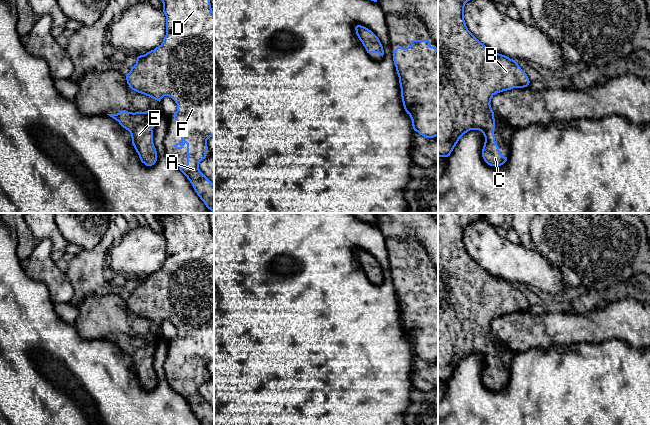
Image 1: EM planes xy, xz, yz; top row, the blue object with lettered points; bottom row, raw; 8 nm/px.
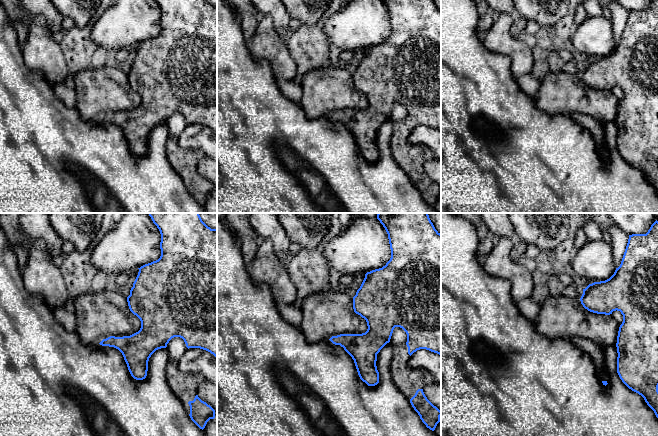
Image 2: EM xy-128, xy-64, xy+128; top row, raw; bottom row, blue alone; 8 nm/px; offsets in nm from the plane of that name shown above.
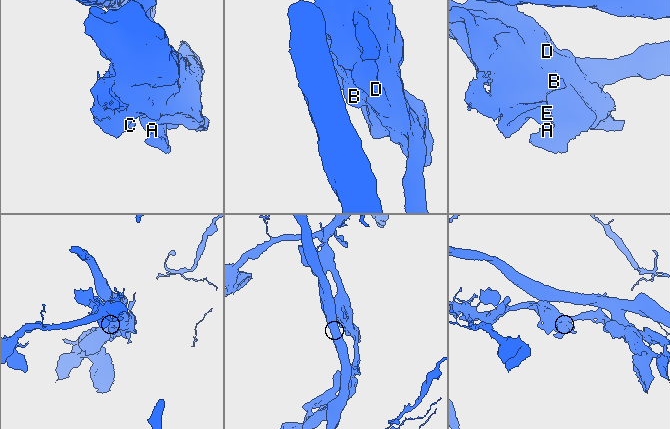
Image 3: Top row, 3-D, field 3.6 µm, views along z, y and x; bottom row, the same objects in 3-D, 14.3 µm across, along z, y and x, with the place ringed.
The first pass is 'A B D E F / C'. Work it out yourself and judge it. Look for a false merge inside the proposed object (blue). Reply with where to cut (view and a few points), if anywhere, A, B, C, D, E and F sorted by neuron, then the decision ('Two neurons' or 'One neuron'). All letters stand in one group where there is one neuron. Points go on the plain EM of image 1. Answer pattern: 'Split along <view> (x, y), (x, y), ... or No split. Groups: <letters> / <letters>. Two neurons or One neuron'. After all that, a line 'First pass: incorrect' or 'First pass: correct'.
No split. Groups: A B C D E F. One neuron
First pass: incorrect

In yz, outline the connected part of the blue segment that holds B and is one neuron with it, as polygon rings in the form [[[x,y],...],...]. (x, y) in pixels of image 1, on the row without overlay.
[[[438,213],[438,380],[448,381],[453,375],[454,371],[458,367],[459,363],[470,354],[479,354],[485,361],[484,370],[482,373],[482,381],[484,385],[490,390],[501,390],[507,385],[507,381],[504,381],[499,375],[499,371],[495,365],[494,353],[495,342],[494,336],[491,332],[492,321],[500,316],[511,314],[513,312],[524,312],[530,307],[527,298],[521,293],[516,284],[496,277],[488,273],[483,267],[481,267],[467,252],[464,244],[464,231],[465,228],[476,222],[477,220],[484,219],[483,213]]]

